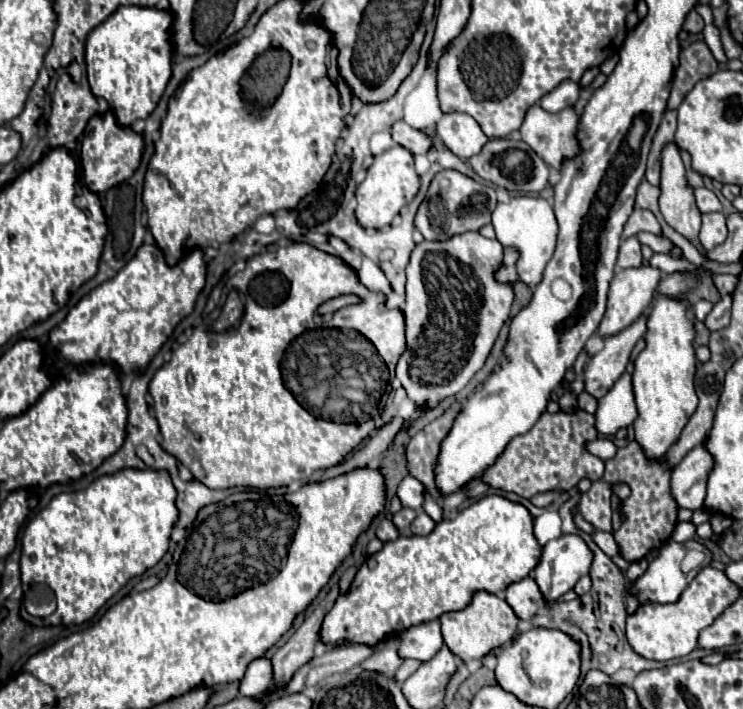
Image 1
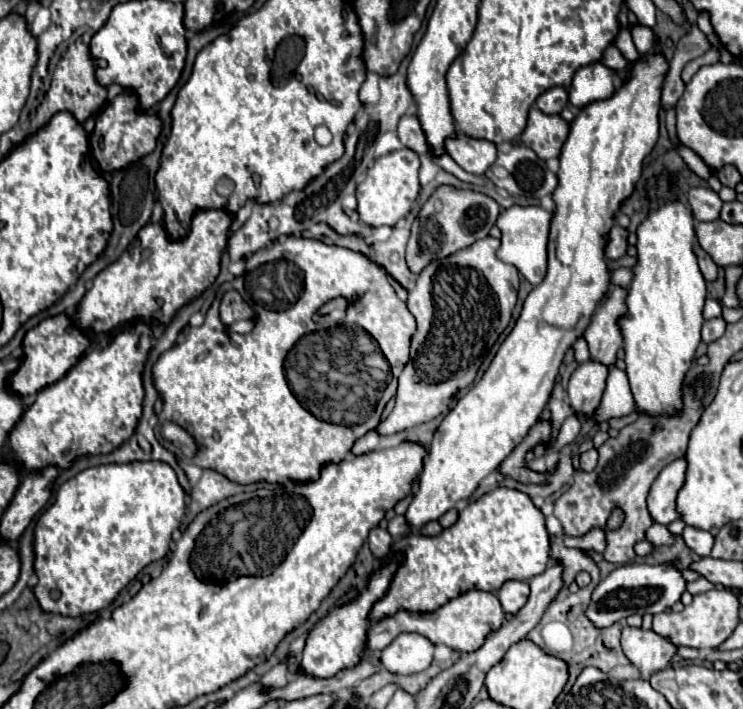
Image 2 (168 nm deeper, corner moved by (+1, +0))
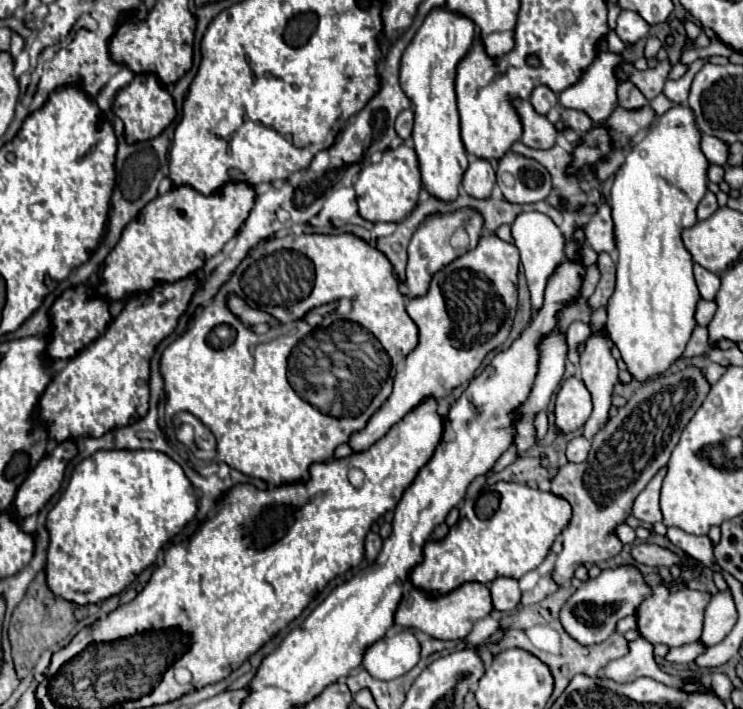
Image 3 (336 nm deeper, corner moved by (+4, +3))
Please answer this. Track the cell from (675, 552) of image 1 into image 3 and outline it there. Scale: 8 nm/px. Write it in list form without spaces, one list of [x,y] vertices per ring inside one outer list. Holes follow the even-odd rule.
[[[634,564],[608,568],[602,570],[598,578],[584,582],[574,592],[574,596],[560,610],[560,622],[574,640],[578,640],[584,646],[590,646],[606,640],[614,632],[620,618],[636,614],[638,604],[642,604],[642,600],[646,600],[650,592],[652,592],[650,584],[646,584],[644,574]]]

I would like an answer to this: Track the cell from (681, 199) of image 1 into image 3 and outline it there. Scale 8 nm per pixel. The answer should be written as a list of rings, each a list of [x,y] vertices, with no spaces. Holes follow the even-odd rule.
[[[694,264],[694,278],[696,278],[696,284],[698,284],[698,290],[700,290],[700,296],[710,300],[716,296],[718,288],[720,288],[720,278],[718,274],[714,272],[708,272],[706,268],[702,268],[700,264]]]

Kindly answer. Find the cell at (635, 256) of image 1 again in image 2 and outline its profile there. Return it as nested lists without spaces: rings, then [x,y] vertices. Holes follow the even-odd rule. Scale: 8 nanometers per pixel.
[[[615,223],[607,233],[605,257],[607,259],[619,259],[625,255],[625,251],[627,251],[627,231]]]

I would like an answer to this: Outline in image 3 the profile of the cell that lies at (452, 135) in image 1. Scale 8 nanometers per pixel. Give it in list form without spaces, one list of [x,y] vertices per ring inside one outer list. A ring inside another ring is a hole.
[[[470,156],[468,160],[470,160],[470,164],[462,178],[464,190],[474,198],[488,198],[496,184],[496,174],[494,174],[492,164],[488,160],[476,158],[476,156]]]

